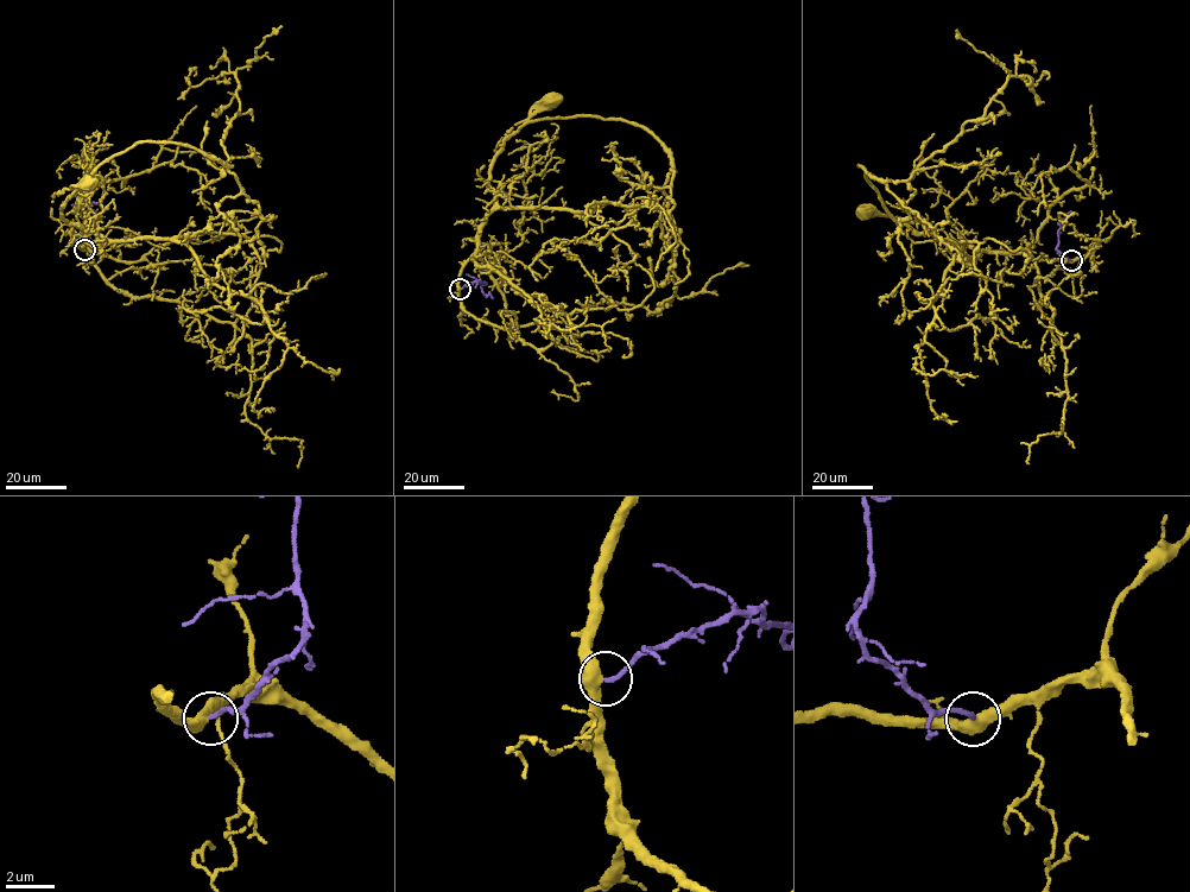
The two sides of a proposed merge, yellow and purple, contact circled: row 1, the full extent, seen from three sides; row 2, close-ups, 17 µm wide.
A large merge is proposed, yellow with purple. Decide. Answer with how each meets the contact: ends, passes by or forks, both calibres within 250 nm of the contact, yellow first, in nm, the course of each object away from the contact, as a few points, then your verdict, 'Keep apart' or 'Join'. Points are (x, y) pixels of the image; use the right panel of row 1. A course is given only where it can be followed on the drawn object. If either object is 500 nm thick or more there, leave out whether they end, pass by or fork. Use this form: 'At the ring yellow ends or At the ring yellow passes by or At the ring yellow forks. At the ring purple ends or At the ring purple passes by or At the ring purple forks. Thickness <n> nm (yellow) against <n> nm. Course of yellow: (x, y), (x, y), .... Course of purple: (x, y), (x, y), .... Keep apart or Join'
At the ring yellow passes by. At the ring purple ends. Thickness 480 nm (yellow) against 190 nm. Course of yellow: (1071, 260), (1032, 258), (1025, 253), (988, 253), (915, 232), (888, 215), (863, 212). Course of purple: (1071, 260), (1056, 248), (1059, 221), (1071, 210). Join

